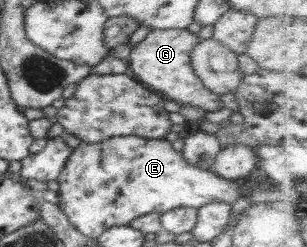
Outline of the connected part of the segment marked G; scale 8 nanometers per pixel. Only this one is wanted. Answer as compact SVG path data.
M154 29L132 48L130 75L150 90L182 105L202 107L209 111L224 108L220 96L210 91L195 74L191 65L191 52L201 39L198 34L183 29Z

